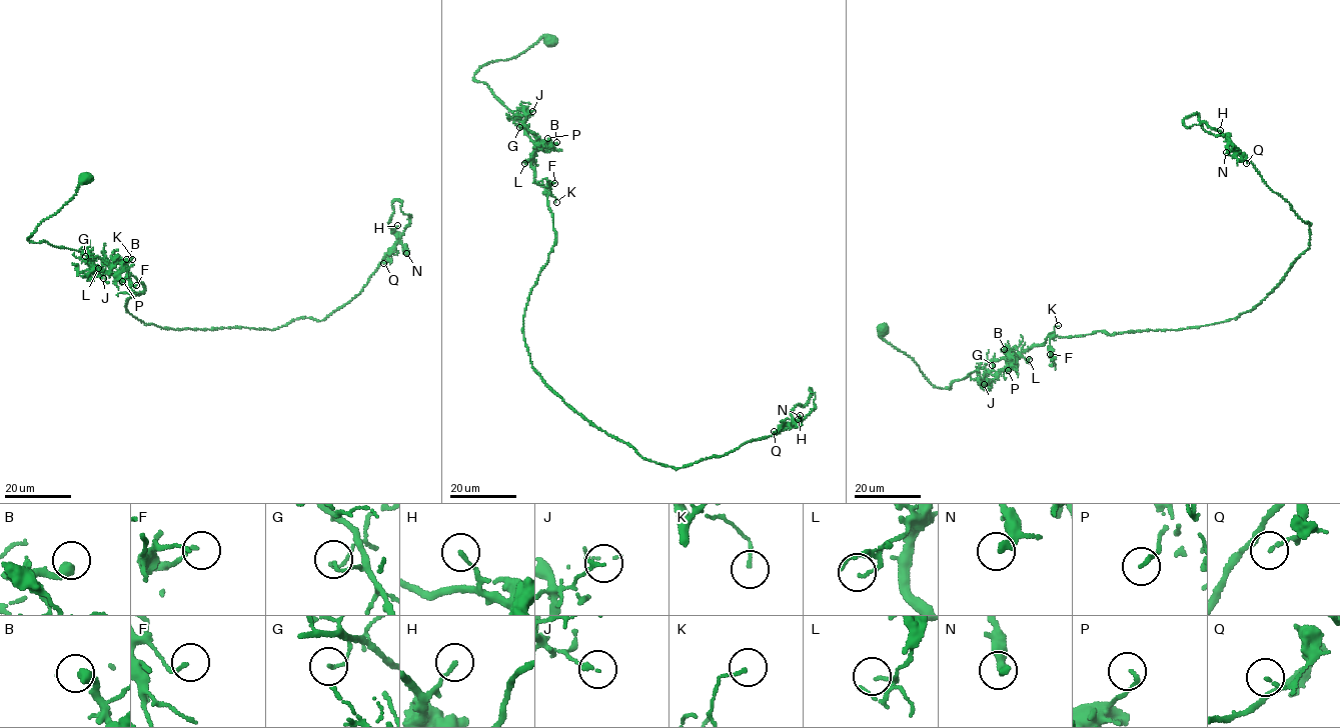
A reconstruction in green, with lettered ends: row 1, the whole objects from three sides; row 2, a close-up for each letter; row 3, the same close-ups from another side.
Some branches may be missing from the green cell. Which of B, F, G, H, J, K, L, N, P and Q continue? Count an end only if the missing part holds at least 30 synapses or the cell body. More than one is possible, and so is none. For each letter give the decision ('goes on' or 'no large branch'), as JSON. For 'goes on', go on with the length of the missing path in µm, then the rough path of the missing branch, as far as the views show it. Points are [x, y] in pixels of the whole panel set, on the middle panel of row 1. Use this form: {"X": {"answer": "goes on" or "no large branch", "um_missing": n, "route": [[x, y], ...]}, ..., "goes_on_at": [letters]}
{"B": {"answer": "goes on", "um_missing": 15, "route": [[556, 142], [567, 134], [568, 128]]}, "F": {"answer": "no large branch"}, "G": {"answer": "no large branch"}, "H": {"answer": "no large branch"}, "J": {"answer": "no large branch"}, "K": {"answer": "no large branch"}, "L": {"answer": "no large branch"}, "N": {"answer": "no large branch"}, "P": {"answer": "no large branch"}, "Q": {"answer": "no large branch"}, "goes_on_at": ["B"]}

